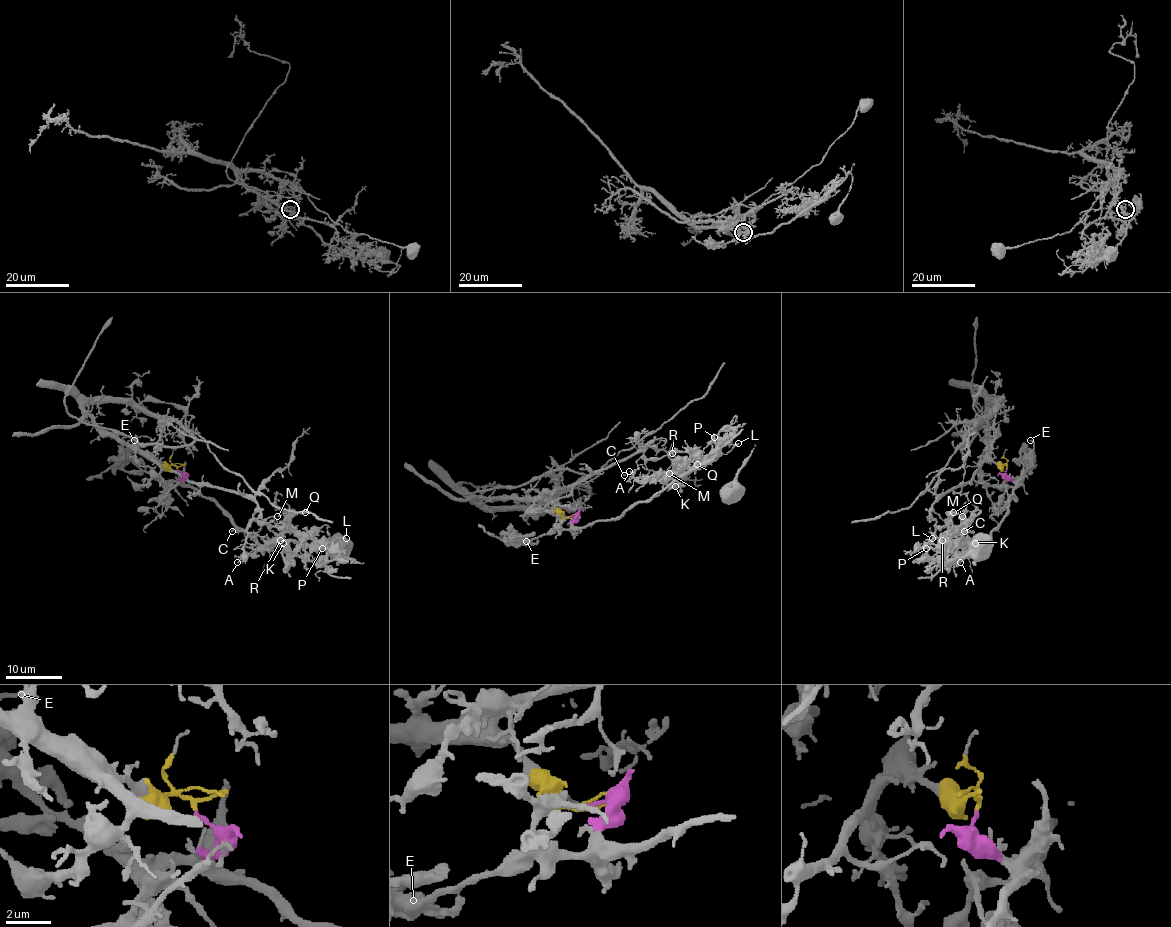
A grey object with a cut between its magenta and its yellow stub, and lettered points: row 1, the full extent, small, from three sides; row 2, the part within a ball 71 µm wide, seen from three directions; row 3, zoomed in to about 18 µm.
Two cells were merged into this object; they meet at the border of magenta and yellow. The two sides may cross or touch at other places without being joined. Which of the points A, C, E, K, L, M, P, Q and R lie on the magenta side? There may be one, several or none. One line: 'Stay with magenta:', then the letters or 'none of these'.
Stay with magenta: A, C, E, K, L, M, P, Q, R

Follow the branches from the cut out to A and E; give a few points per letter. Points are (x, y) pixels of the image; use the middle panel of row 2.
A: (570, 517), (574, 516), (575, 527), (616, 520), (680, 475), (659, 472), (636, 480), (629, 471)
E: (570, 517), (574, 516), (568, 528), (549, 530), (533, 544), (521, 544), (526, 541)

